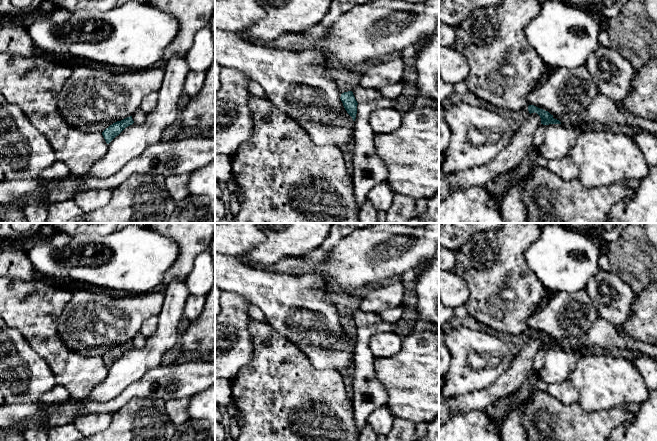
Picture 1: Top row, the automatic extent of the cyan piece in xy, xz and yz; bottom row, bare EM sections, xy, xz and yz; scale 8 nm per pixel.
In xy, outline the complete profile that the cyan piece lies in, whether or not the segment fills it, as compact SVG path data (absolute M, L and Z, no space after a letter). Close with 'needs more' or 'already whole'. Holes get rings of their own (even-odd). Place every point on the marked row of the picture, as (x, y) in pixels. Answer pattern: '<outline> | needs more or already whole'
M132 116L127 117L121 121L117 121L106 128L102 135L107 144L109 144L116 136L118 136L126 127L134 123Z | already whole

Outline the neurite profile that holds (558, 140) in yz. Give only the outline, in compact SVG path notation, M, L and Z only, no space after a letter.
M549 124L545 127L544 141L538 148L539 155L547 161L558 160L568 155L575 145L577 129L563 124Z

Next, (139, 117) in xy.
M140 108L132 115L132 119L135 124L141 125L147 119L147 114L145 114Z

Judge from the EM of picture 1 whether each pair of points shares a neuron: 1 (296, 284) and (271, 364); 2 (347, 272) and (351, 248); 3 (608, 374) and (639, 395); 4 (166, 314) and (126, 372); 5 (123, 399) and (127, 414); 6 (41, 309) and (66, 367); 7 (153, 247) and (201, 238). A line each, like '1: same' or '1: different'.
1: different
2: same
3: same
4: same
5: different
6: same
7: different

